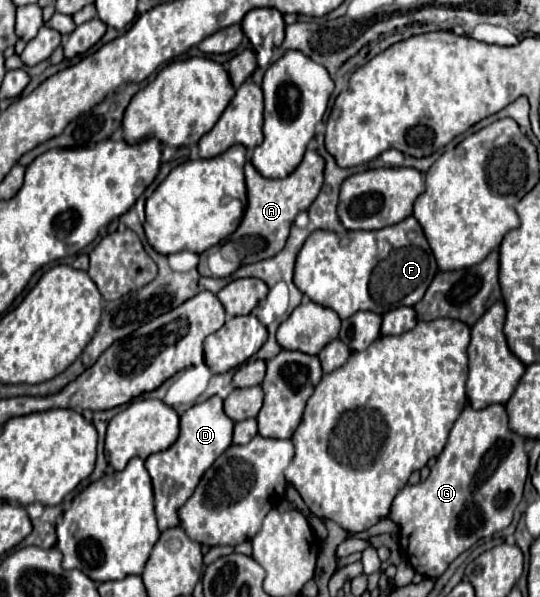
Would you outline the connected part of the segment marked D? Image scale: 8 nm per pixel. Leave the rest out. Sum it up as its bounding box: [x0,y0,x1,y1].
[145,395,233,531]

